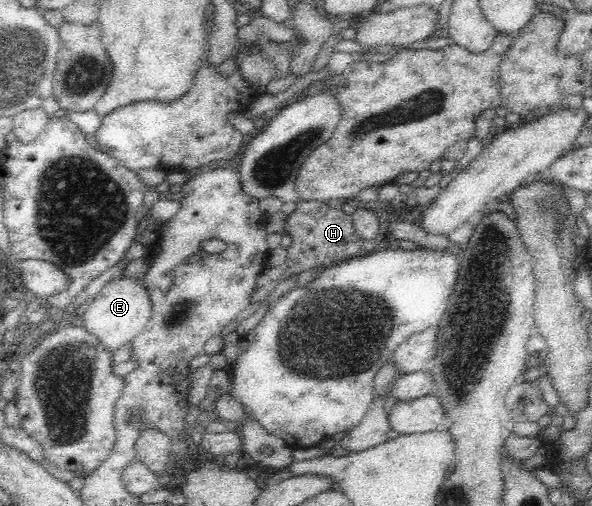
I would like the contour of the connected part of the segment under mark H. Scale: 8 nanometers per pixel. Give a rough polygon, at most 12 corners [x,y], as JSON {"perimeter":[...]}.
{"perimeter":[[298,200],[286,214],[287,260],[263,270],[259,303],[298,273],[360,256],[352,215]]}

